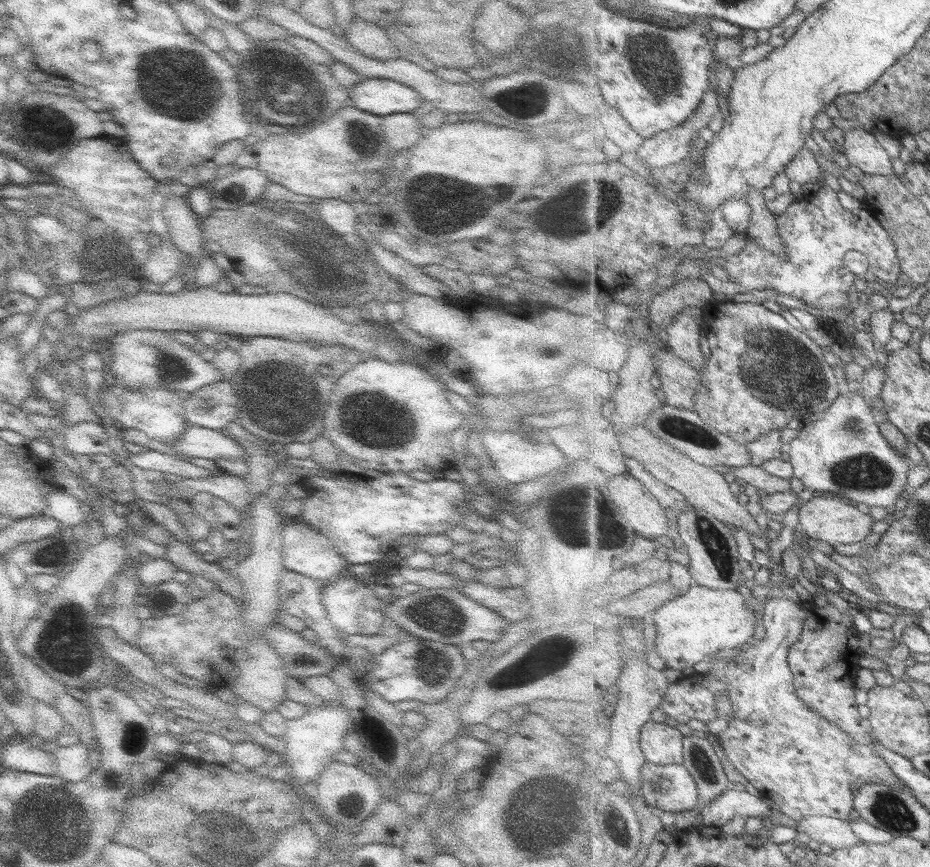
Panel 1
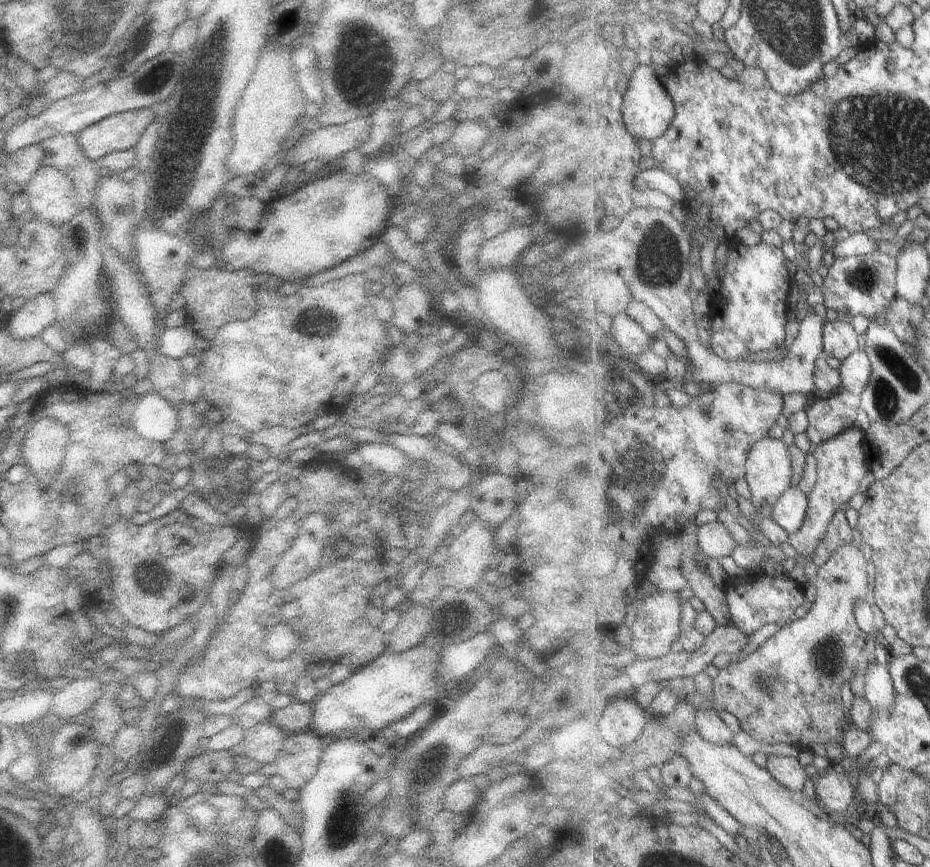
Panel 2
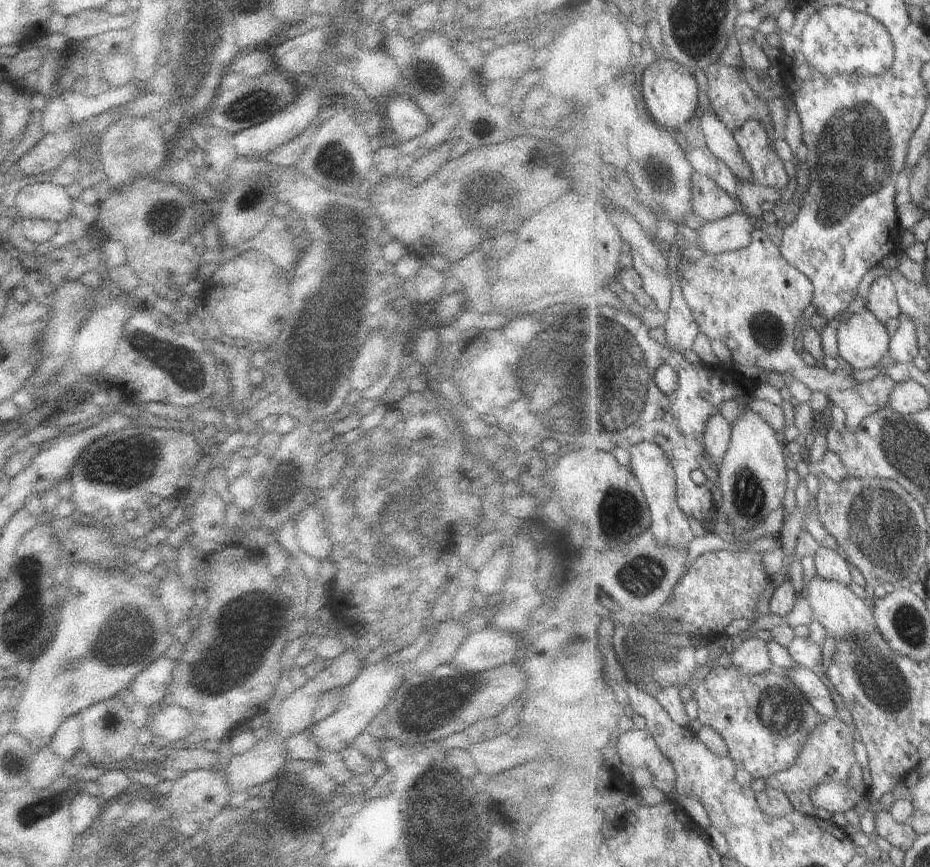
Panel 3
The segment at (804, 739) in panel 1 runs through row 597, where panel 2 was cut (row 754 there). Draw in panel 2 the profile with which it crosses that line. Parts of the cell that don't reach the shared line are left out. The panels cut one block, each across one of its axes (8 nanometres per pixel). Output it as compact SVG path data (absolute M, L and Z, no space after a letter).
M773 754L767 757L766 768L781 786L785 786L793 792L803 790L805 780L810 779L805 774L805 768L797 757Z

